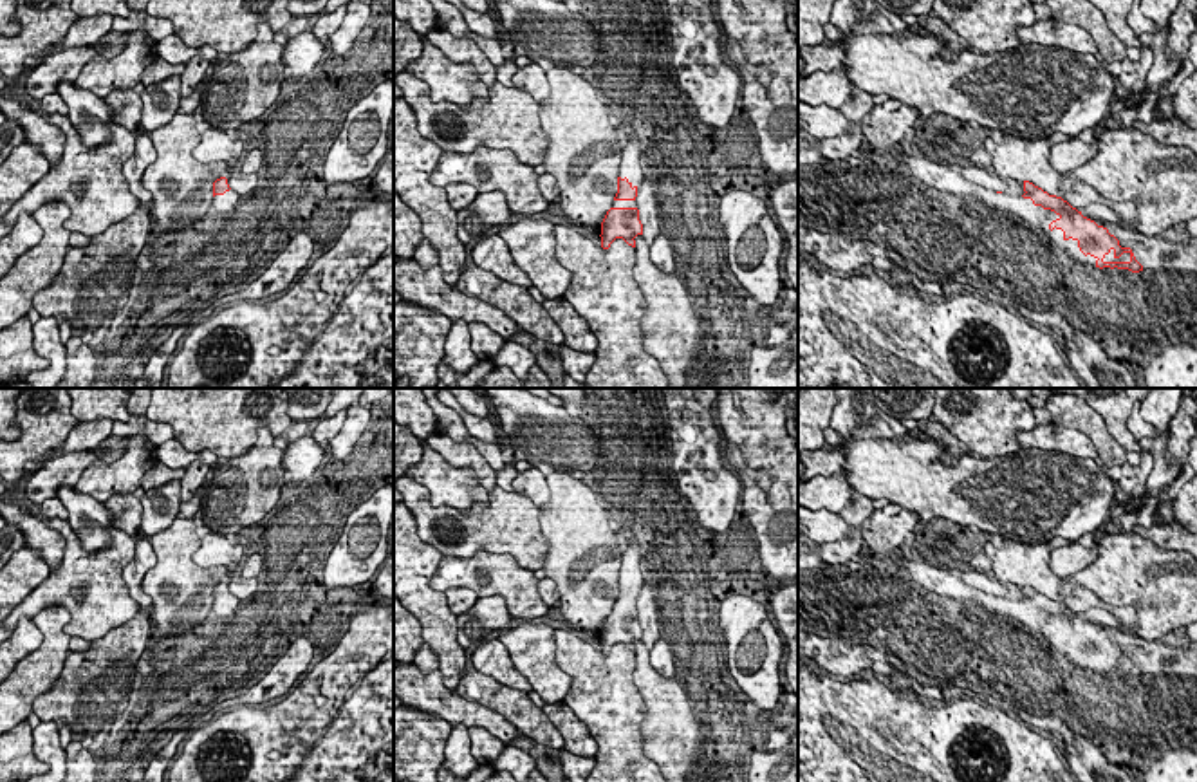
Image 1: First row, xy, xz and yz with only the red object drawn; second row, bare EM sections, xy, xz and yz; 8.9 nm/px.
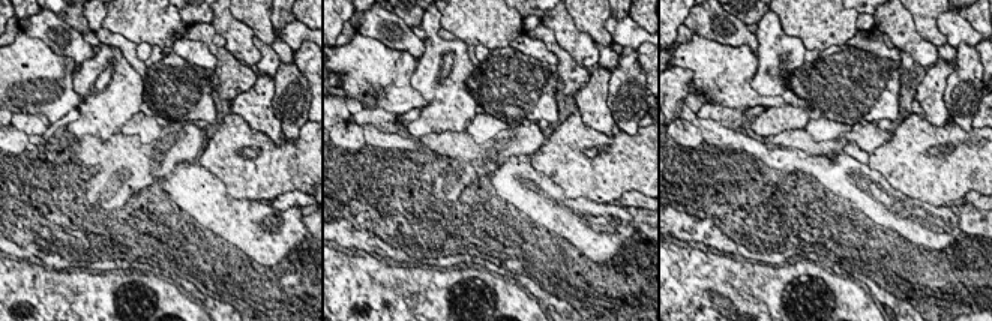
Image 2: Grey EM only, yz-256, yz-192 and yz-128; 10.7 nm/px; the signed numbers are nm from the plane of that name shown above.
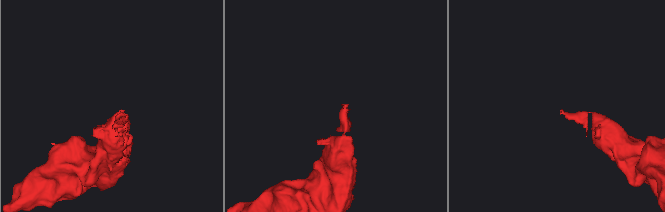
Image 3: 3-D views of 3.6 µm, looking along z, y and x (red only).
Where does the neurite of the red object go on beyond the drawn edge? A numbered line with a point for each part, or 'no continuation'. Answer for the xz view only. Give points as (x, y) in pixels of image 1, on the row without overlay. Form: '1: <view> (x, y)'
1: xz (634, 578)

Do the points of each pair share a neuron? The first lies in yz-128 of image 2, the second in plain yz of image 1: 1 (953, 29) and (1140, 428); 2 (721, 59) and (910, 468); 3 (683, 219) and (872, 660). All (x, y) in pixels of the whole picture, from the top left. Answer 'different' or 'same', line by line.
1: same
2: same
3: same

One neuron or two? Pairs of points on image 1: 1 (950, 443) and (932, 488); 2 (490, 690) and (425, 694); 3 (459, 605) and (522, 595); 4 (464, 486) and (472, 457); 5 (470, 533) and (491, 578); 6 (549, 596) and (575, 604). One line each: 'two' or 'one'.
1: two
2: two
3: two
4: two
5: two
6: two

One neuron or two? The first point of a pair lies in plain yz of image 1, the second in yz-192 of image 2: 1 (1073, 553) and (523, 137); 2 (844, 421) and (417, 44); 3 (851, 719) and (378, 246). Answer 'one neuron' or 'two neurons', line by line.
1: one neuron
2: one neuron
3: two neurons

